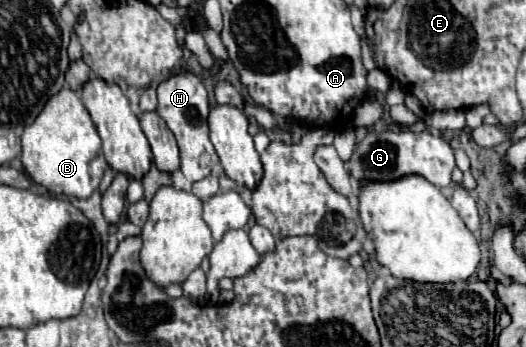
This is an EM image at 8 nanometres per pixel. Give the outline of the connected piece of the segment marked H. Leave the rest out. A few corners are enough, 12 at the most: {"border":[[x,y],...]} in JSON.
{"border":[[194,74],[158,86],[190,182],[218,164],[208,138],[208,92]]}

